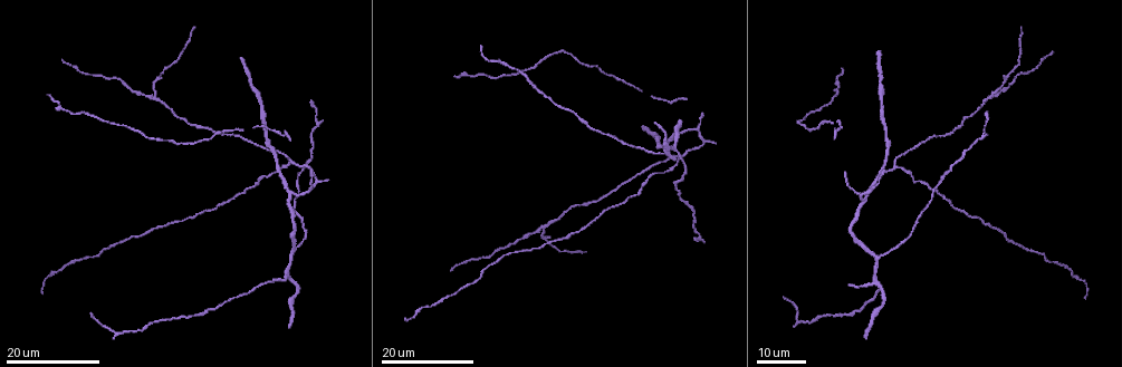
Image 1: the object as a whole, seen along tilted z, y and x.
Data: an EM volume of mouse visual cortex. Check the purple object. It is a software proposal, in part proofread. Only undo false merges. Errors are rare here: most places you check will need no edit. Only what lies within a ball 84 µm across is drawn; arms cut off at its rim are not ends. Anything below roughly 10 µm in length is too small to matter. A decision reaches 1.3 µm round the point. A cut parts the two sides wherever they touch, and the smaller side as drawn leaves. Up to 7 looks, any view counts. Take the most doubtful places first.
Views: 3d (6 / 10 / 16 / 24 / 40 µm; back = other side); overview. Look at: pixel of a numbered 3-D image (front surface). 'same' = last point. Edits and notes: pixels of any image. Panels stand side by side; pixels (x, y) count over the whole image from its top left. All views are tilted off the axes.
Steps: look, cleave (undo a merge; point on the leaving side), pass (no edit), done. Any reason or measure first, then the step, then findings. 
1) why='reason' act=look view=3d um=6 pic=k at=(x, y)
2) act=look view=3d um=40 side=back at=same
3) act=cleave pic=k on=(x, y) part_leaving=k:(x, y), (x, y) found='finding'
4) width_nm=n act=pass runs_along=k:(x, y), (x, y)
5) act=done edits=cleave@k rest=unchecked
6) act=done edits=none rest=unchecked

why='thin arm on a thick one' act=look view=3d um=24 pic=1 at=(879, 257)

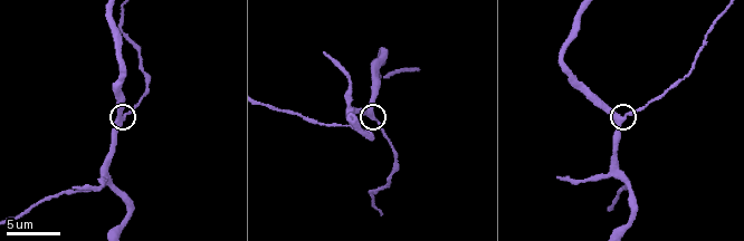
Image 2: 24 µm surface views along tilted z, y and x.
act=look view=3d um=6 pic=2 at=(372, 119)

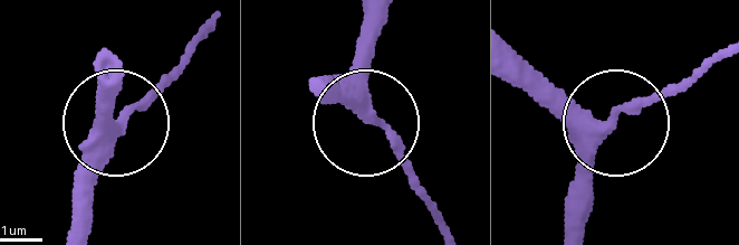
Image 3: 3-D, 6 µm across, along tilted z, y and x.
width_nm=300 act=pass runs_along=3:(115, 64), (116, 121), (185, 63) found='all the same neuron'

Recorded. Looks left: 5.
why='small branch off a trunk' act=look view=3d um=16 pic=2 at=(628, 183)

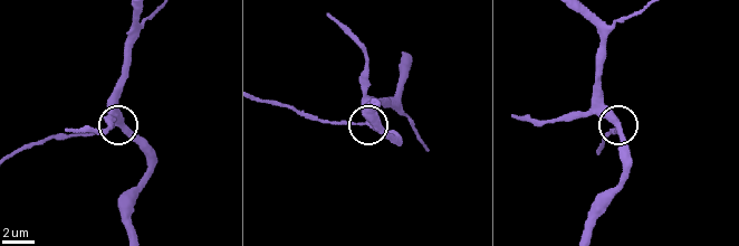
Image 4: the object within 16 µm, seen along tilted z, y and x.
act=look view=3d um=6 pic=4 at=(614, 124)

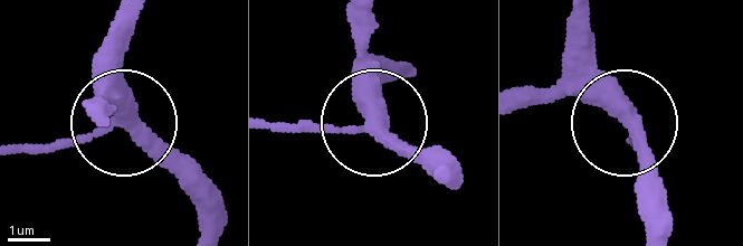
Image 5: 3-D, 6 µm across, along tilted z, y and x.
side_arm_um=13 act=pass runs_along=5:(135, 25), (124, 57), (127, 117), (202, 197) found='continuous, no second neuron'

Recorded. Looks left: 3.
act=look view=3d um=16 pic=1 at=(289, 195)

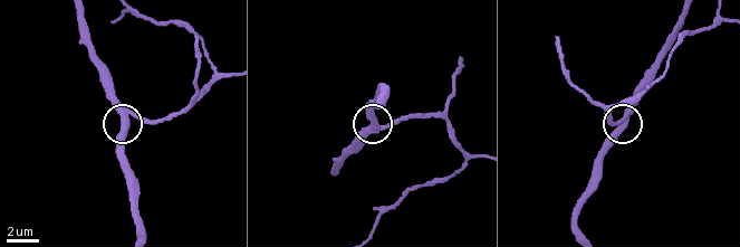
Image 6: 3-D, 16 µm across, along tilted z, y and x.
why='zoom in' act=look view=3d um=10 pic=6 at=(373, 129)

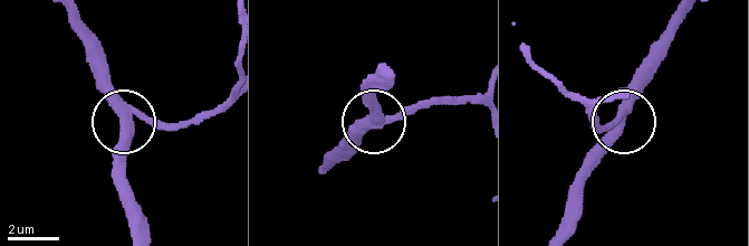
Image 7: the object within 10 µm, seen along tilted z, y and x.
width_nm=370 act=pass runs_along=7:(227, 100), (170, 124), (132, 120), (122, 176) found='all the same neuron'

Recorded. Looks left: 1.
act=done edits=none rest=unchecked

